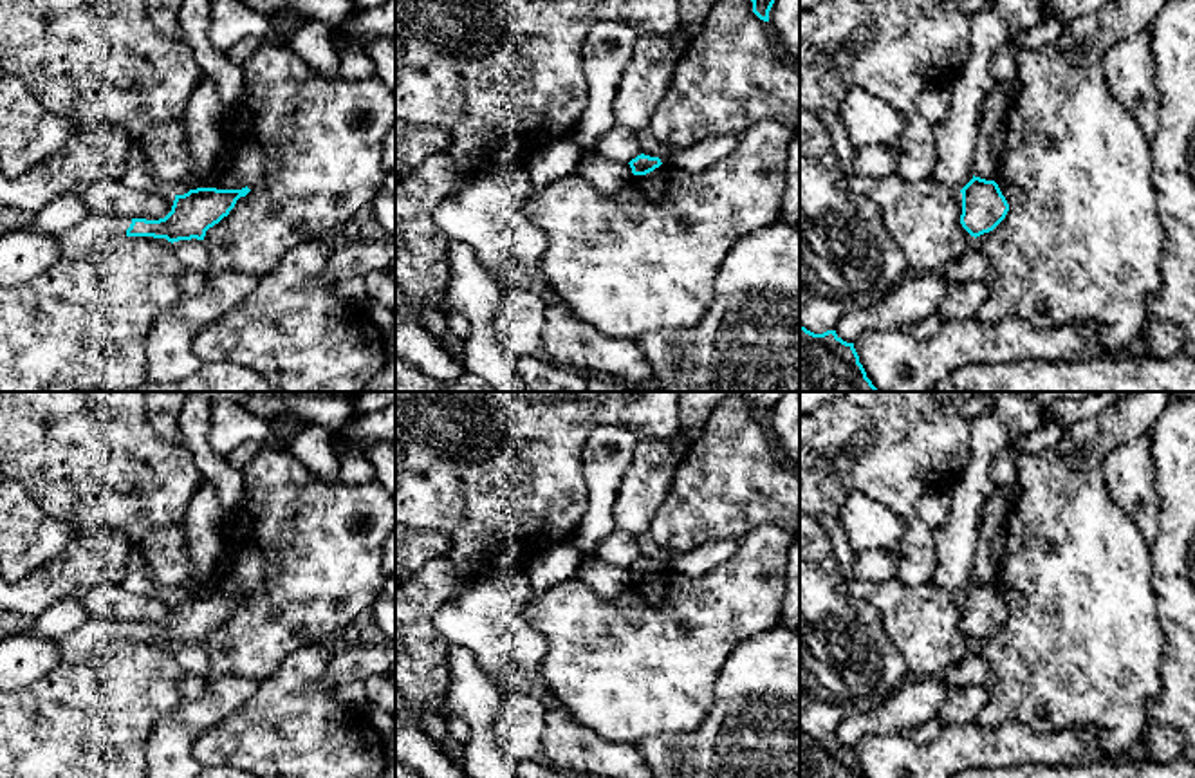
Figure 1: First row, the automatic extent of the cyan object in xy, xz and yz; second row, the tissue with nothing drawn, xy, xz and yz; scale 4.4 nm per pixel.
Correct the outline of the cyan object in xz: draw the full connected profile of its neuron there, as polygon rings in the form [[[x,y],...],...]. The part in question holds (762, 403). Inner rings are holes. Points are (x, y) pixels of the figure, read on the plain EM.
[[[746,392],[744,397],[753,406],[753,417],[764,424],[769,426],[769,415],[782,397],[783,392]]]

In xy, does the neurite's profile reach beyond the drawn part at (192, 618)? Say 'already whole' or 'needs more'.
needs more

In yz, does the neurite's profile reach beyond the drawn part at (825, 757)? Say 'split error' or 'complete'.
complete

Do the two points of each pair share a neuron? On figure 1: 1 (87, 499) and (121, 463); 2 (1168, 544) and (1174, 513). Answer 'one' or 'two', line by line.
1: one
2: one

